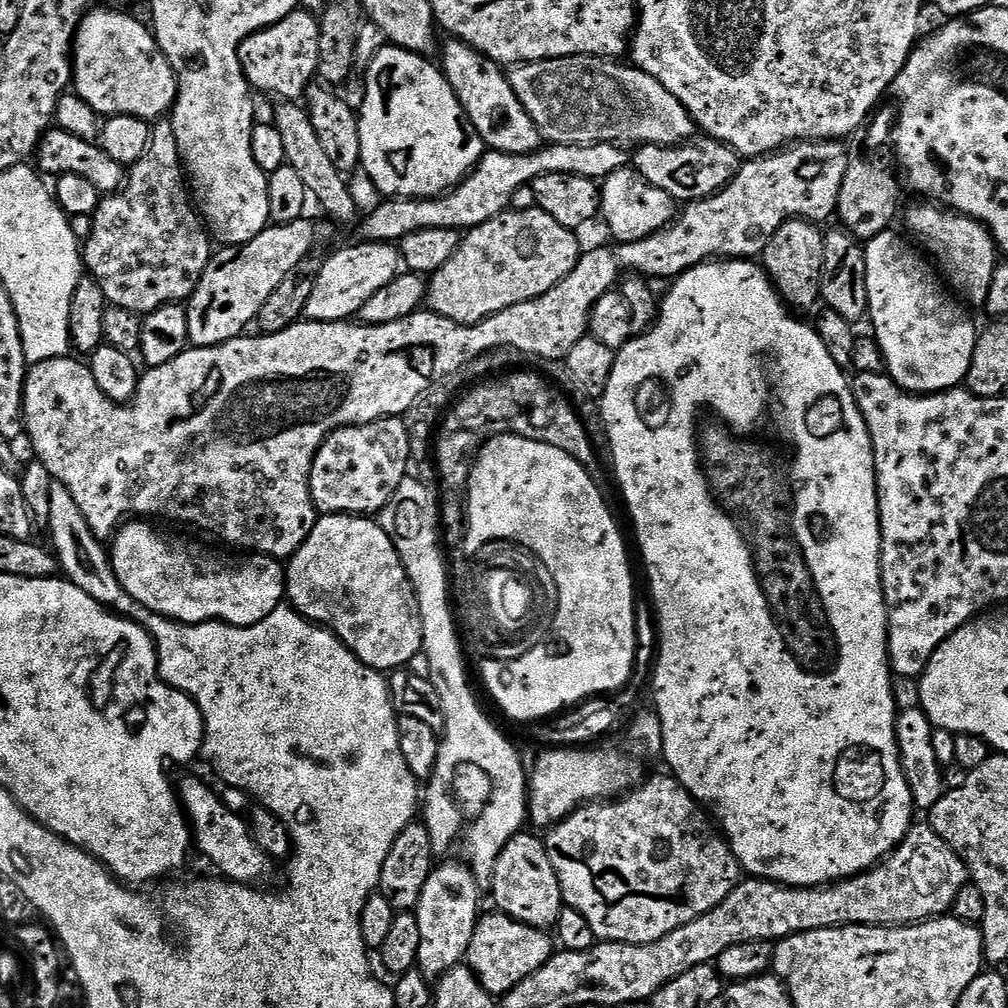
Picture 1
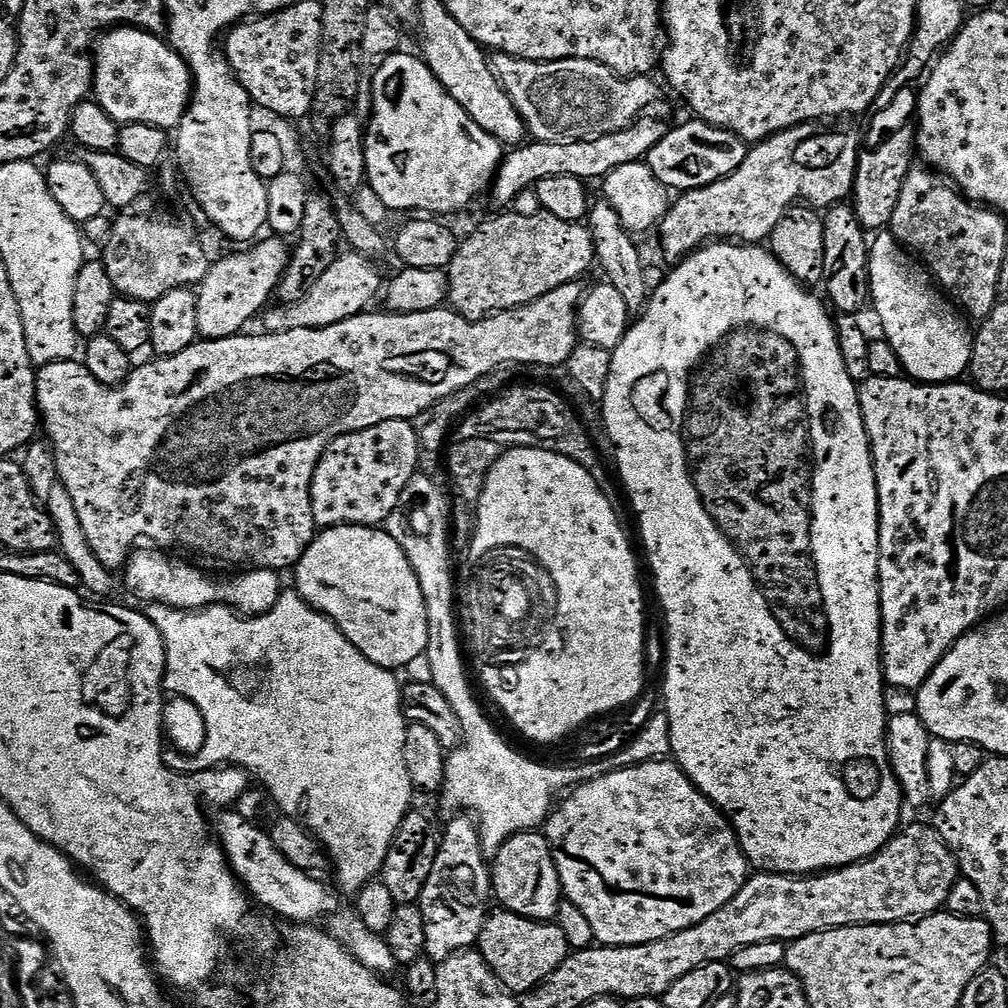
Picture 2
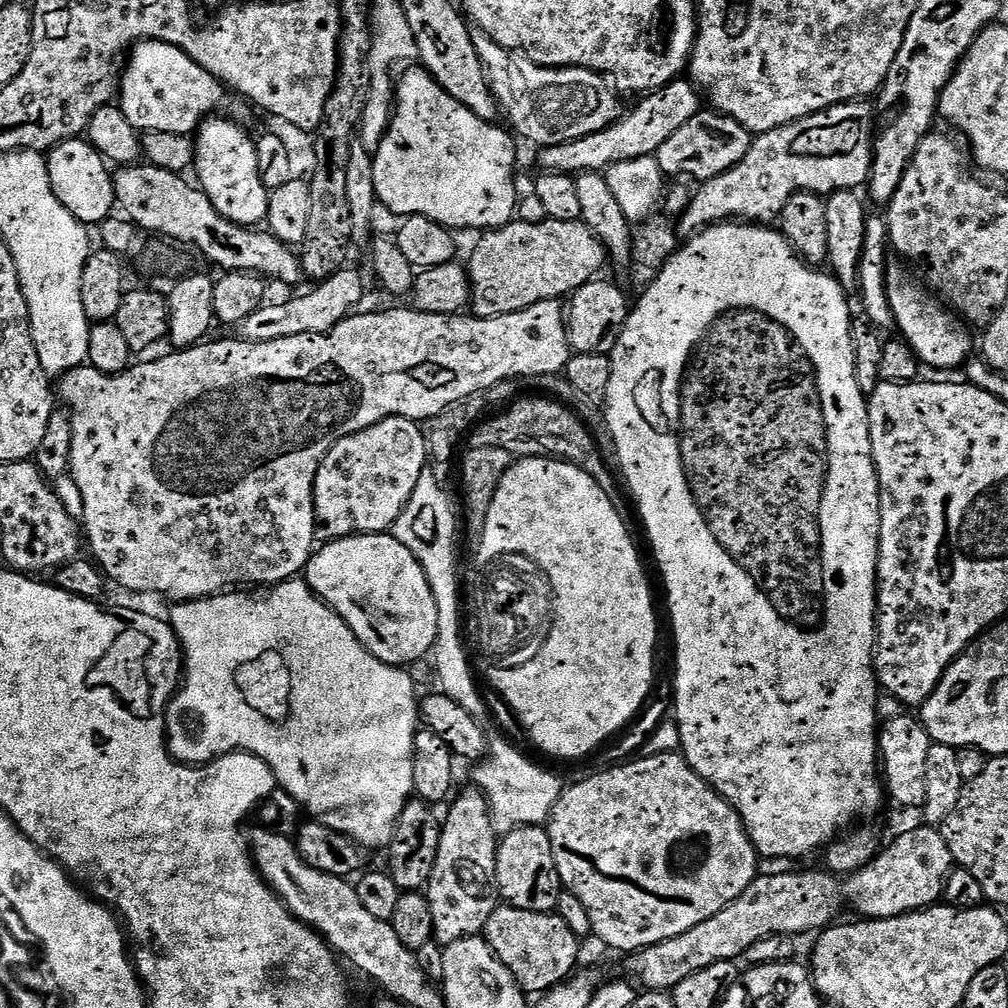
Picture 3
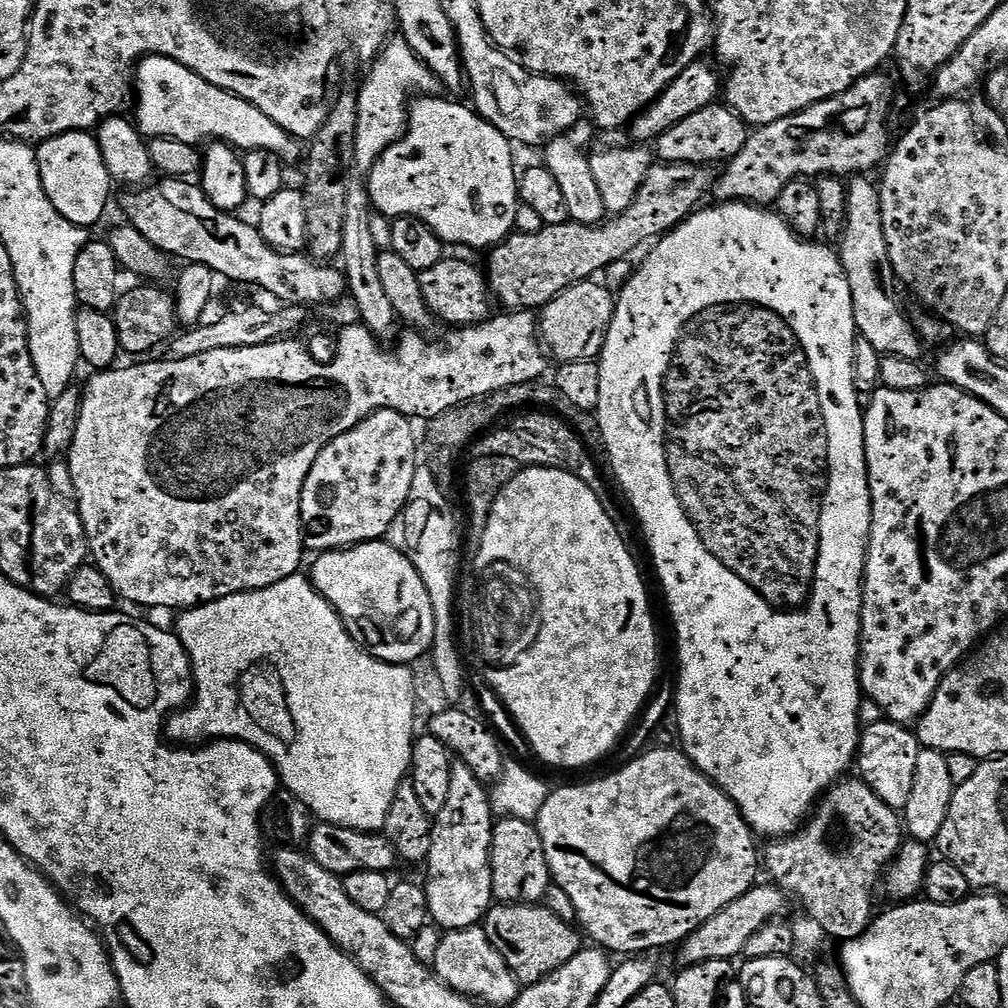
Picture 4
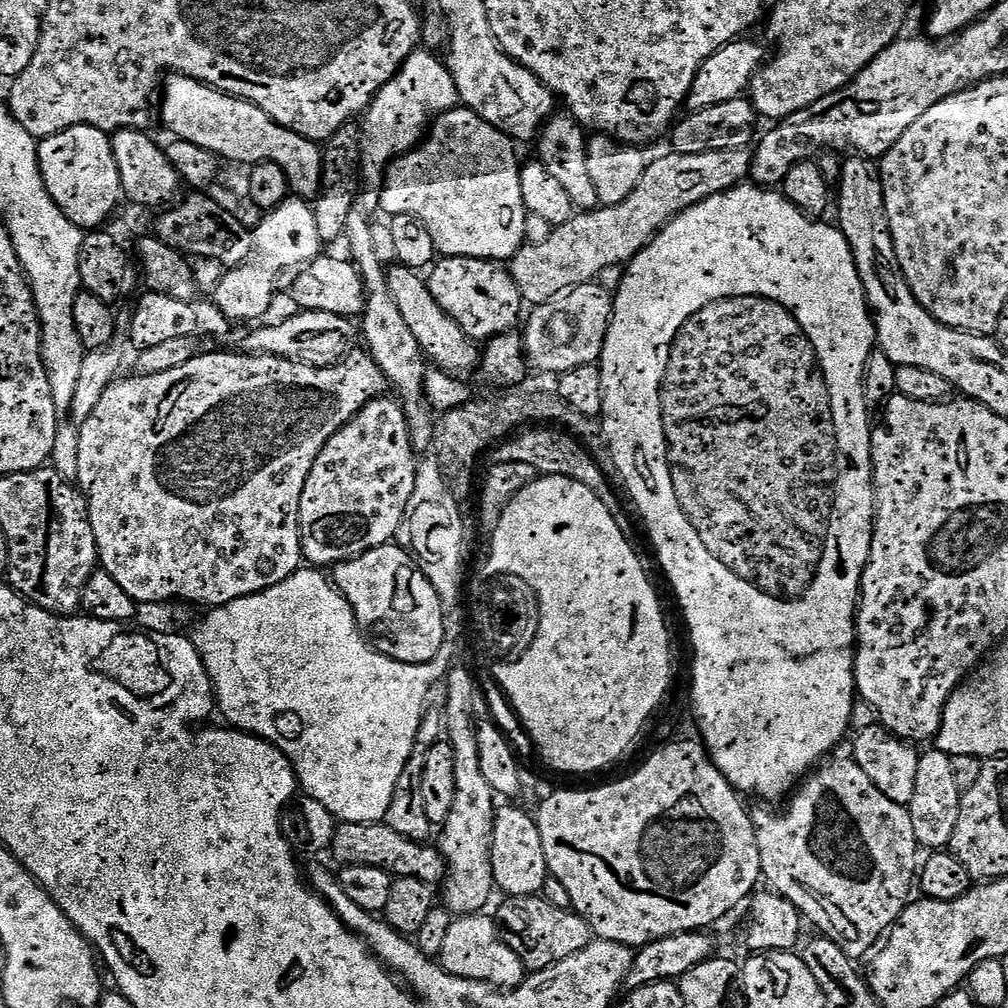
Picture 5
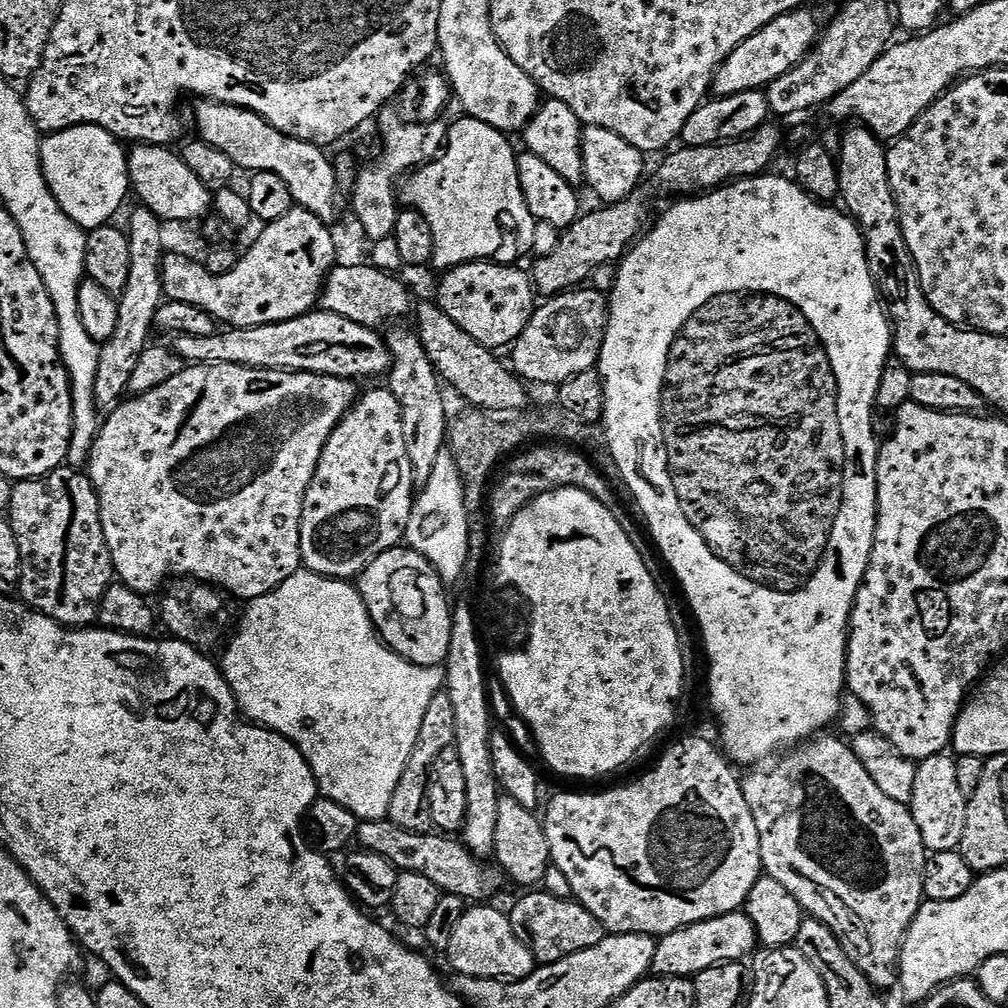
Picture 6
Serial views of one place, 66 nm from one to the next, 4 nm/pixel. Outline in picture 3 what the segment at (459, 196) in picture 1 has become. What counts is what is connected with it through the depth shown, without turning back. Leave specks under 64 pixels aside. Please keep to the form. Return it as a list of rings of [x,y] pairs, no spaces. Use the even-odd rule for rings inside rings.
[[[677,78],[663,88],[647,93],[641,104],[625,111],[620,119],[586,138],[562,142],[553,148],[540,148],[540,164],[545,173],[563,172],[565,174],[583,174],[586,172],[603,173],[612,164],[626,162],[643,156],[655,157],[657,149],[670,138],[670,134],[681,126],[686,126],[702,110],[702,96],[695,84],[684,78]]]

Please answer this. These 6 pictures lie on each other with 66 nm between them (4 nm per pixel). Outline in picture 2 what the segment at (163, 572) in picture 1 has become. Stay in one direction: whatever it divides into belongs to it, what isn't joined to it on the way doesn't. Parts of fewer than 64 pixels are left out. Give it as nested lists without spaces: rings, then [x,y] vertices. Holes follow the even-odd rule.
[[[140,546],[128,557],[128,563],[122,569],[128,588],[143,602],[165,604],[171,608],[195,610],[209,608],[211,604],[224,604],[233,608],[241,616],[261,616],[266,614],[278,602],[282,585],[281,573],[274,568],[250,568],[241,571],[241,576],[233,580],[215,580],[207,576],[200,568],[192,564],[183,564],[180,560],[171,560],[169,553],[152,546]]]

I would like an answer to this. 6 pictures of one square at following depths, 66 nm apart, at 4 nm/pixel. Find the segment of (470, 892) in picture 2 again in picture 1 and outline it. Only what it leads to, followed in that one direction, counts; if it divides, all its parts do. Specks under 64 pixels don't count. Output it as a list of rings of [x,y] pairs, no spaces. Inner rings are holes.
[[[457,860],[437,863],[433,867],[422,890],[422,898],[414,910],[422,937],[418,946],[416,968],[429,982],[438,981],[445,972],[457,967],[467,957],[470,938],[474,938],[474,926],[482,915],[482,886],[476,881],[476,876],[467,863]]]

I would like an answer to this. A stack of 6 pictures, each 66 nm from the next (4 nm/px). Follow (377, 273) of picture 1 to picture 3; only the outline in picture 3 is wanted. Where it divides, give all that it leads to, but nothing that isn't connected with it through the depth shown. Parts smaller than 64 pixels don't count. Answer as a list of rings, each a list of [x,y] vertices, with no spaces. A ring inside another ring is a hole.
[[[345,266],[328,280],[321,280],[313,292],[284,300],[281,304],[268,304],[251,312],[238,325],[239,339],[250,342],[270,342],[278,338],[294,338],[298,334],[327,334],[338,321],[353,311],[364,296],[364,284],[351,266]],[[268,304],[268,305],[267,305]]]

